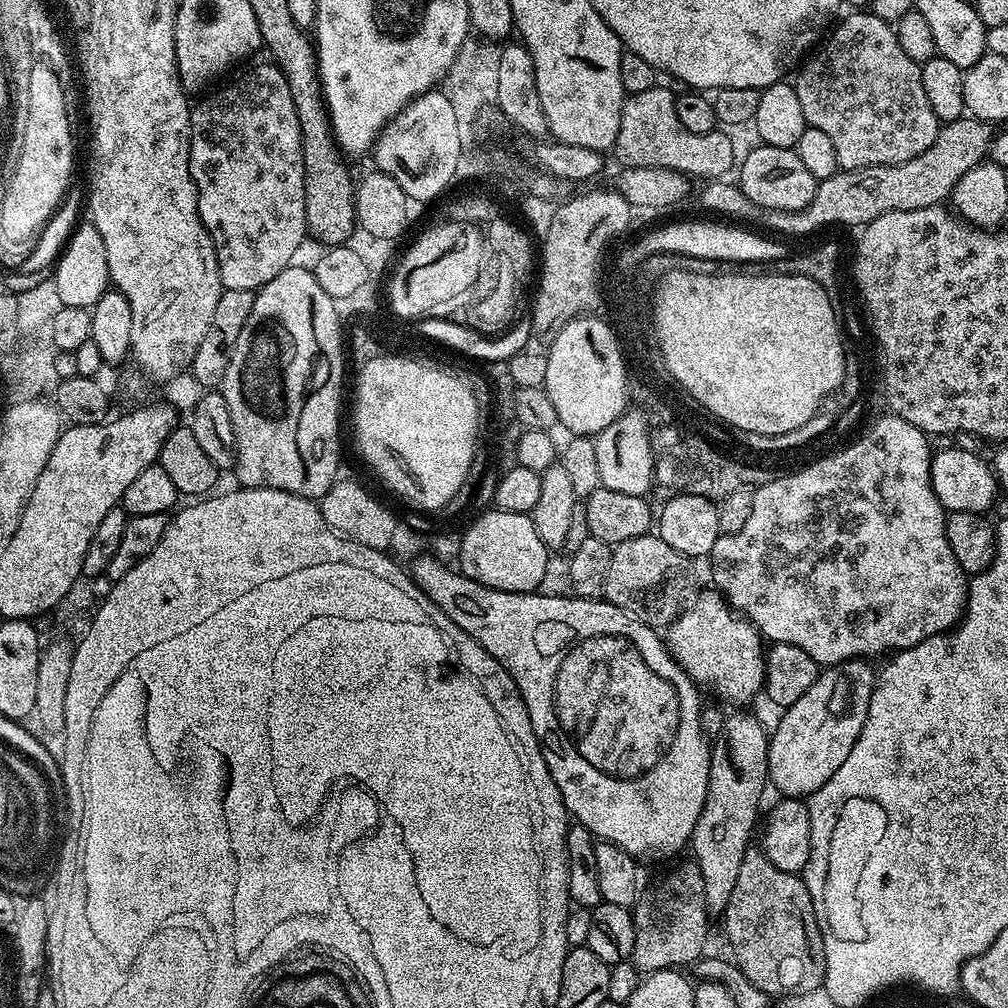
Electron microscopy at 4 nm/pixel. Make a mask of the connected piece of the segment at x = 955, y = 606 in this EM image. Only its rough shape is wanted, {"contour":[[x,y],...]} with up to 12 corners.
{"contour":[[929,433],[755,489],[715,591],[821,666],[955,628]]}

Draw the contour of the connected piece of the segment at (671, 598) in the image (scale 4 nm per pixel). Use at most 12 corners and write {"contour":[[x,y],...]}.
{"contour":[[658,534],[612,545],[603,599],[667,629],[698,595]]}

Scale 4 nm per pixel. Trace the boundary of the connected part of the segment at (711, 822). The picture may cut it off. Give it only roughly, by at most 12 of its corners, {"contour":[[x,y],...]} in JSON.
{"contour":[[724,720],[690,852],[722,914],[769,787],[768,738]]}

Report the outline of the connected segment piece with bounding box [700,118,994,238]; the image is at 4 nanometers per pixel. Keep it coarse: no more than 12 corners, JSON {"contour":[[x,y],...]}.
{"contour":[[949,120],[901,164],[838,170],[804,208],[761,208],[735,183],[700,204],[781,237],[943,205],[985,163],[991,123]]}

